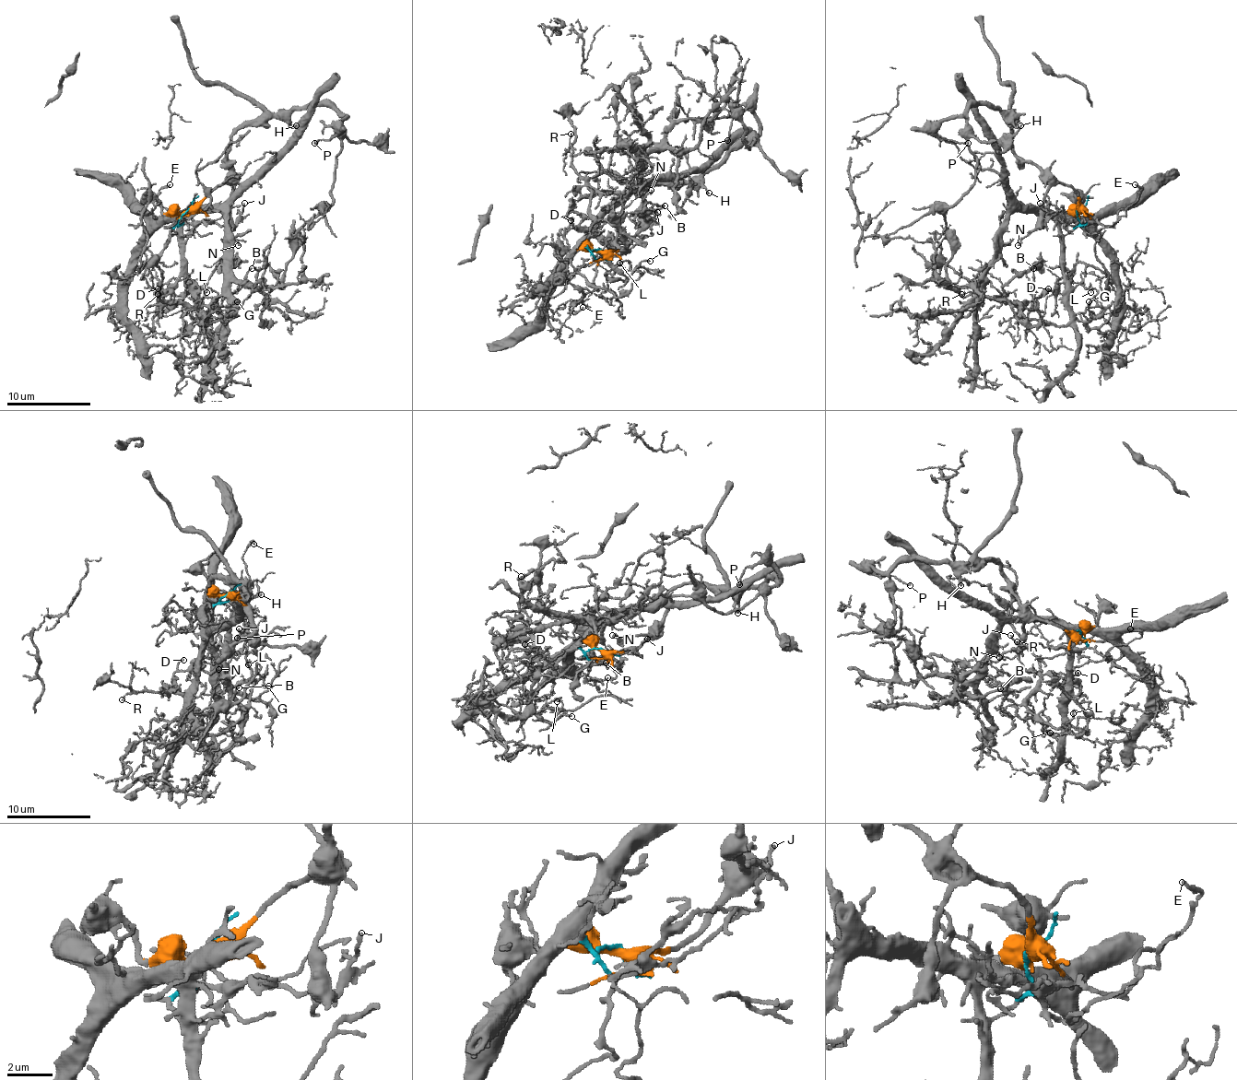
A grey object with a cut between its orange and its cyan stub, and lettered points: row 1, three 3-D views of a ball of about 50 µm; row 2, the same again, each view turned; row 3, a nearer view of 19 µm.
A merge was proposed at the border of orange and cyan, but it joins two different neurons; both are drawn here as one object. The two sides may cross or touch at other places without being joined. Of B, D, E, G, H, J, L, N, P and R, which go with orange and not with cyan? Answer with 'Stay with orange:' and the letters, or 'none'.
Stay with orange: H, N, P

